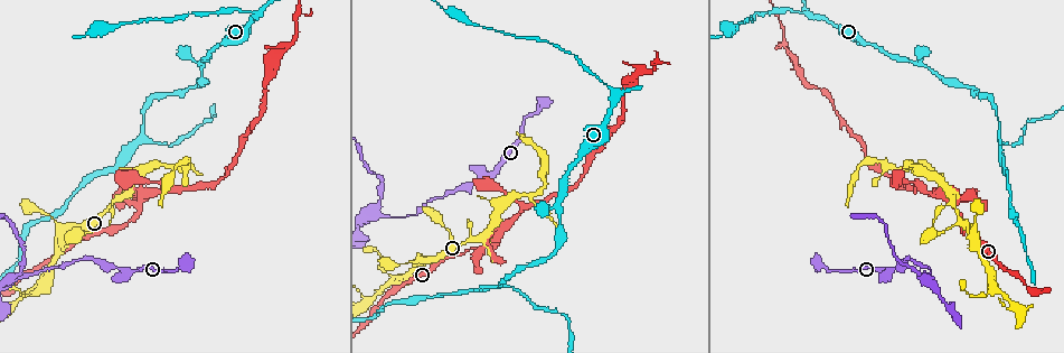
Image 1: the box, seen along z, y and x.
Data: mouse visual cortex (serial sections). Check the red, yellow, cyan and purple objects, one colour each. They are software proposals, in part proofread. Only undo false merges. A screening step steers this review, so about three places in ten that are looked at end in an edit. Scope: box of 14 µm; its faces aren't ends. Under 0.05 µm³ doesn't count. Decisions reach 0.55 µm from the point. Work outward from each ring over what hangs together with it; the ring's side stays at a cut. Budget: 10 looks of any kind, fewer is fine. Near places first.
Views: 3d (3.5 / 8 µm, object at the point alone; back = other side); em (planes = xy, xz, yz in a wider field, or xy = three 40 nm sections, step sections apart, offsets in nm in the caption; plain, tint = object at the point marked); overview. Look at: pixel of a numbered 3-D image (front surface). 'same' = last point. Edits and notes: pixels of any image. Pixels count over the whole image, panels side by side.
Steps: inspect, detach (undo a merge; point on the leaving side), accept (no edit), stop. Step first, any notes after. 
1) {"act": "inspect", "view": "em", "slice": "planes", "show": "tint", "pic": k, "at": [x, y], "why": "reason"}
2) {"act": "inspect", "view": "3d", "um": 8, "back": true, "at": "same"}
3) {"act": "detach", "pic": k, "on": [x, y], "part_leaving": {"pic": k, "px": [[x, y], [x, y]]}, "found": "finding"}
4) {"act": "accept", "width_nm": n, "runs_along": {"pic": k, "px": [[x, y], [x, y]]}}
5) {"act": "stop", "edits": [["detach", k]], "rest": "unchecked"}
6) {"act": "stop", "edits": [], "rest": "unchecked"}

{"act": "inspect", "view": "3d", "um": 8, "back": true, "pic": 1, "at": [528, 196], "why": "a fork"}

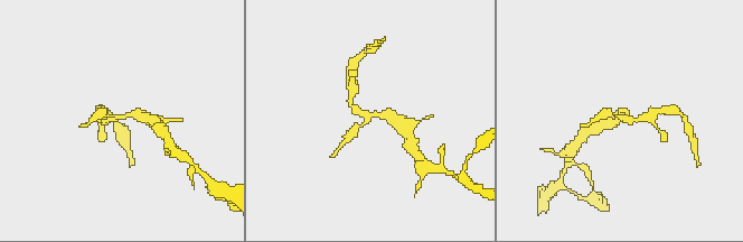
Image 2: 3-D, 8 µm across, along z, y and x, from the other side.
{"act": "inspect", "view": "3d", "um": 3.5, "pic": 2, "at": [366, 117], "why": "closer look"}

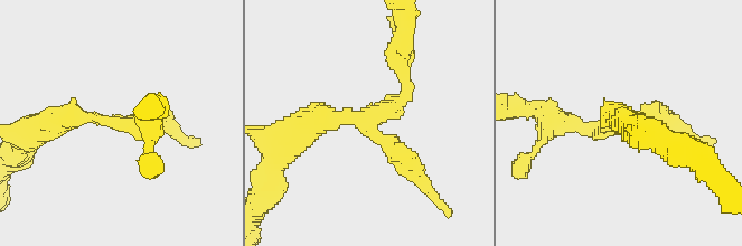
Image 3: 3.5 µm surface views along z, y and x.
{"act": "inspect", "view": "em", "slice": "planes", "show": "tint", "pic": 3, "at": [115, 121]}

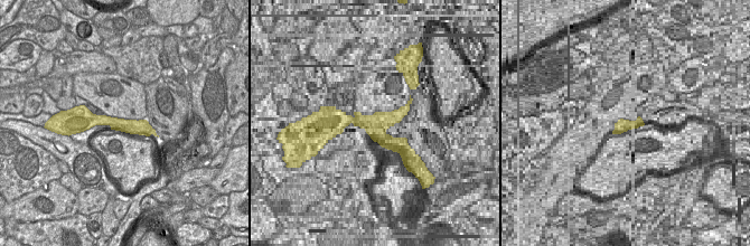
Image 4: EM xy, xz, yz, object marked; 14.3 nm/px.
{"act": "accept", "runs_along": {"pic": 3, "px": [[44, 126], [65, 116], [150, 123]]}, "found": "one cell here"}

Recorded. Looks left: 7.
{"act": "inspect", "view": "3d", "um": 3.5, "pic": 1, "at": [140, 208], "why": "three-way junction"}

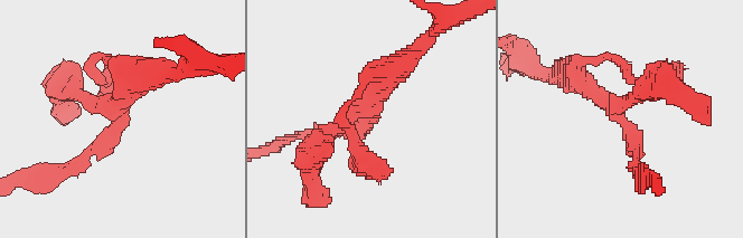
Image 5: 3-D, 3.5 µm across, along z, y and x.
{"act": "inspect", "view": "em", "slice": "xy", "step": 3, "show": "tint", "pic": 5, "at": [617, 112], "why": "now the EM"}

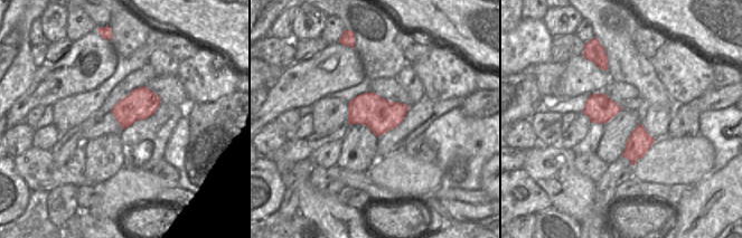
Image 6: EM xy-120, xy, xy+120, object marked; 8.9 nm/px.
{"act": "accept", "width_nm": 320, "runs_along": {"pic": 5, "px": [[74, 165], [153, 76]]}, "found": "continuous, no second cell"}

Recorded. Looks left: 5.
{"act": "inspect", "view": "3d", "um": 8, "pic": 1, "at": [23, 273], "why": "branch point"}

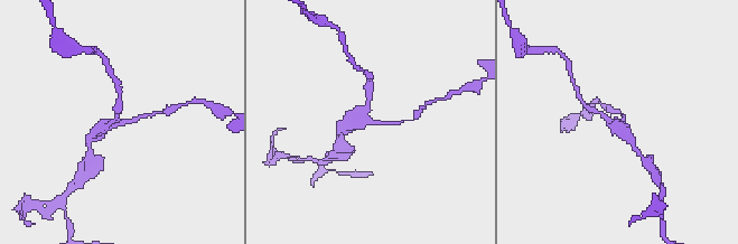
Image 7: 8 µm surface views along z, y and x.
{"act": "inspect", "view": "em", "slice": "planes", "show": "tint", "pic": 7, "at": [620, 122], "why": "shape alone is not enough"}

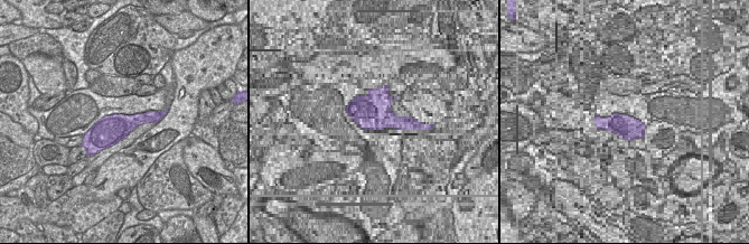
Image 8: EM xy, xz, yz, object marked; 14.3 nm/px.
{"act": "accept", "arm_widths_nm": [100, 200, 350], "runs_along": {"pic": 7, "px": [[149, 115], [101, 128], [93, 137]]}, "found": "one cell here"}

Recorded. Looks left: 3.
{"act": "inspect", "view": "3d", "um": 3.5, "pic": 1, "at": [560, 202], "why": "sharp bend"}

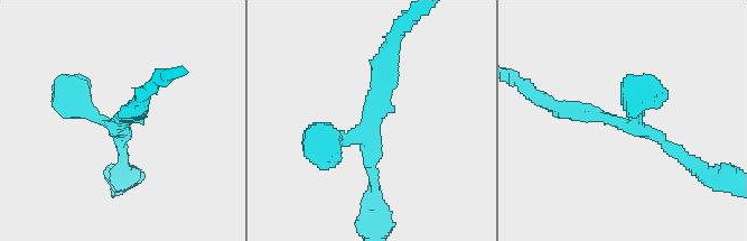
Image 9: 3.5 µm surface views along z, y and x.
{"act": "inspect", "view": "em", "slice": "xy", "step": 5, "show": "tint", "pic": 9, "at": [630, 127]}

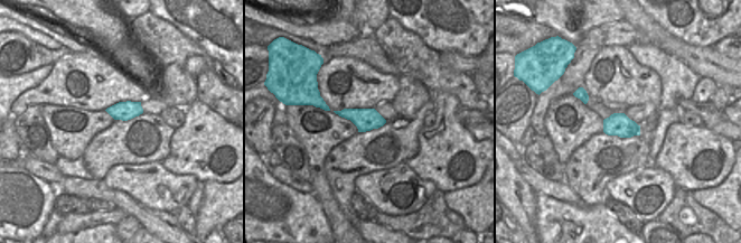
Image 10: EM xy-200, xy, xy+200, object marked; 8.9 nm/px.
{"act": "inspect", "view": "em", "slice": "xy", "step": 1, "show": "tint", "at": "same"}

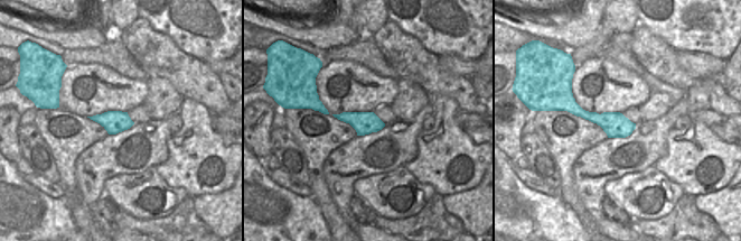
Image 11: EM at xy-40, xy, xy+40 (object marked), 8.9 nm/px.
{"act": "accept", "arm_widths_nm": [150, 250, 300], "runs_along": {"pic": 11, "px": [[564, 103], [617, 126], [632, 126]]}, "found": "one cell here"}

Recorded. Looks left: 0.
{"act": "stop", "edits": [], "rest": "unchecked"}

